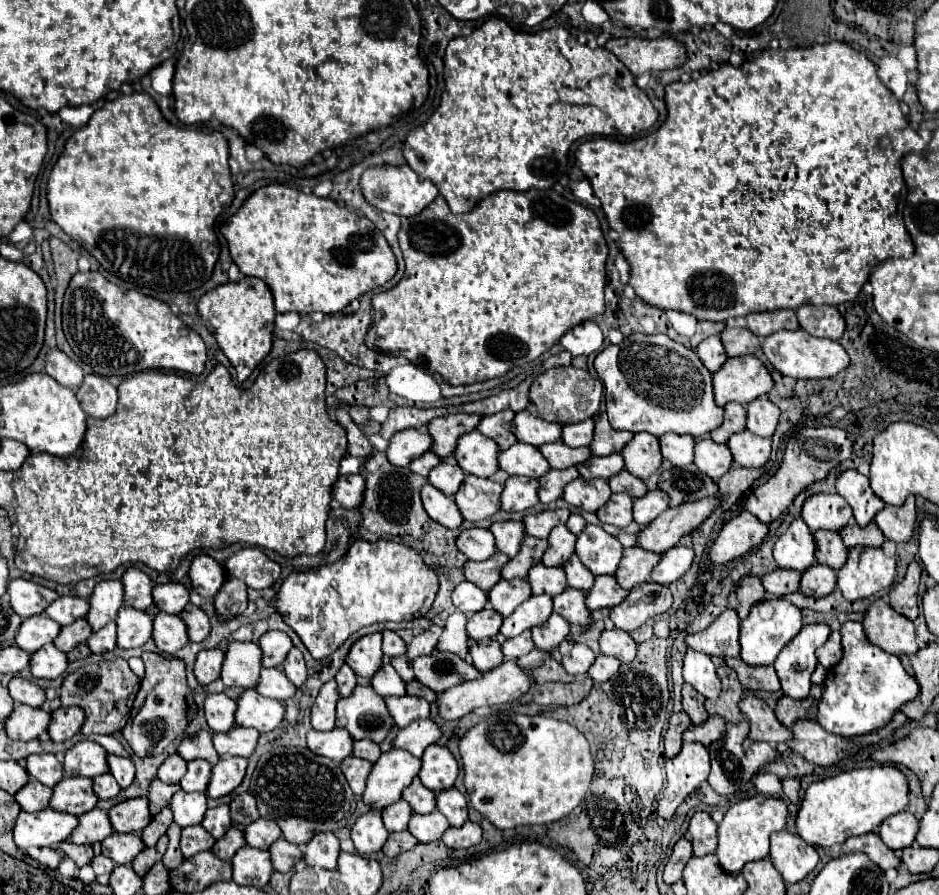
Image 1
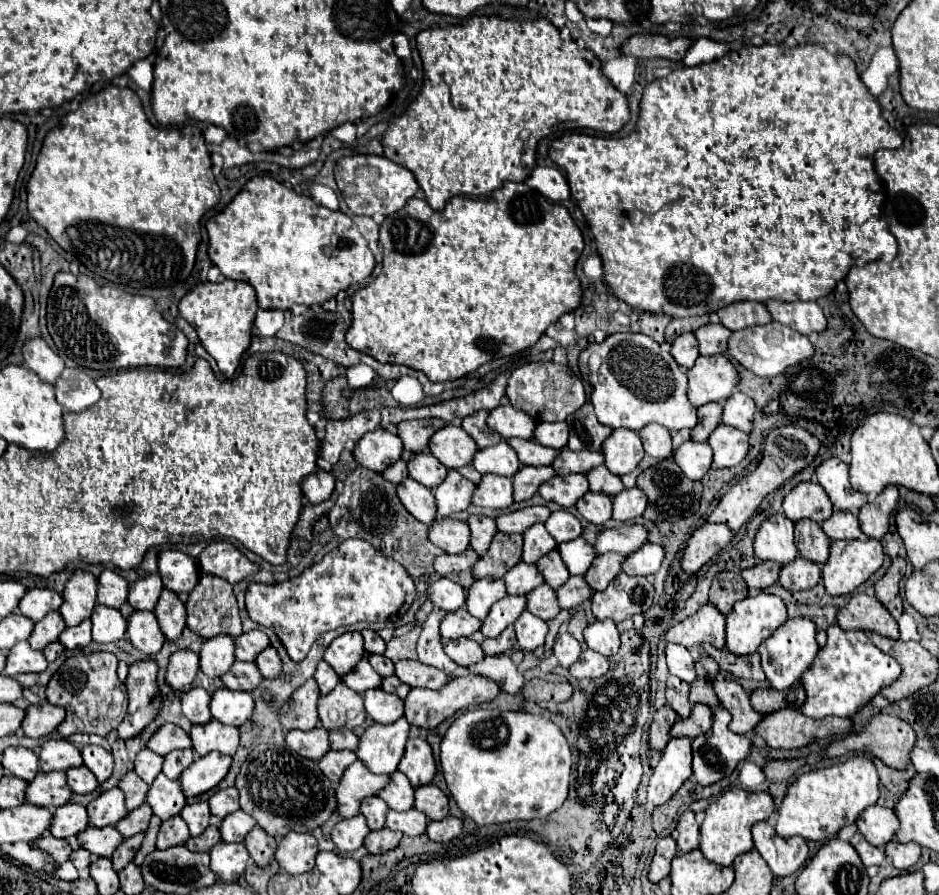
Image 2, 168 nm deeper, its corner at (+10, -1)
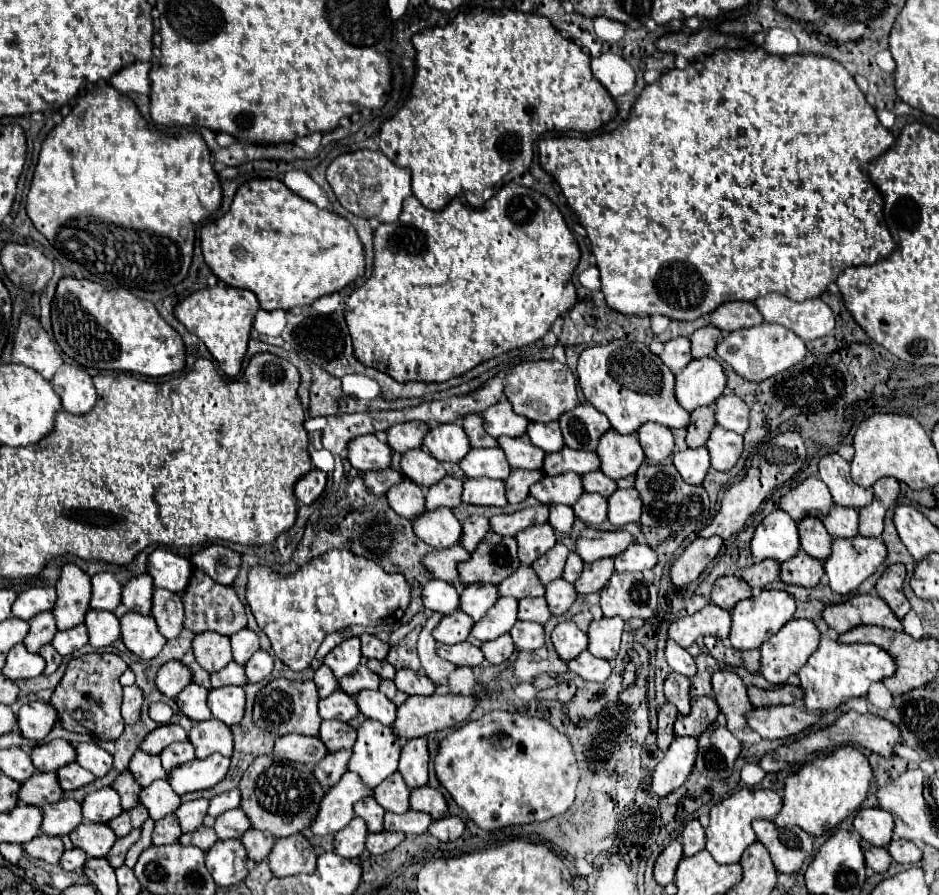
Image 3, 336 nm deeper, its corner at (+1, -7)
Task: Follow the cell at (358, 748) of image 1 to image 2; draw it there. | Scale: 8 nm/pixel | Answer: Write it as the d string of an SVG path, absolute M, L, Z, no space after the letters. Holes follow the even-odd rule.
M335 729L335 731L329 731L329 743L331 743L333 751L337 751L337 749L355 751L359 737L351 729Z

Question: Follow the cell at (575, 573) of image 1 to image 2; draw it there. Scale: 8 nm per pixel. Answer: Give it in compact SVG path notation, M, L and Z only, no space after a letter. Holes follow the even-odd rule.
M553 549L553 551L547 553L547 555L543 555L543 557L535 563L535 567L539 569L539 573L543 575L545 583L547 583L551 589L559 589L559 587L567 581L567 577L569 577L569 571L567 571L565 563L561 561L561 555L559 555L557 549Z

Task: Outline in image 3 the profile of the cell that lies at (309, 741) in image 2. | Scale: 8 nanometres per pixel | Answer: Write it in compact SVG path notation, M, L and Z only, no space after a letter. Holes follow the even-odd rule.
M290 733L276 739L274 755L282 759L306 763L306 765L316 765L328 755L328 749L324 747L320 737L306 737L306 735Z

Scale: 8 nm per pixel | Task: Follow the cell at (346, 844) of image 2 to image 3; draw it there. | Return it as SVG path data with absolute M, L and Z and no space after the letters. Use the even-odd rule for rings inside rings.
M354 817L348 827L338 831L334 835L334 851L346 859L358 857L366 849L366 837L368 837L368 827L364 819Z

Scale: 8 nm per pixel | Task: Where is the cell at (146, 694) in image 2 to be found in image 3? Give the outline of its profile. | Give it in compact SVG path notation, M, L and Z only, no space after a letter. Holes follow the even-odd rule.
M138 685L124 687L124 703L122 703L122 717L126 725L136 725L140 721L140 711L144 703L144 691Z

